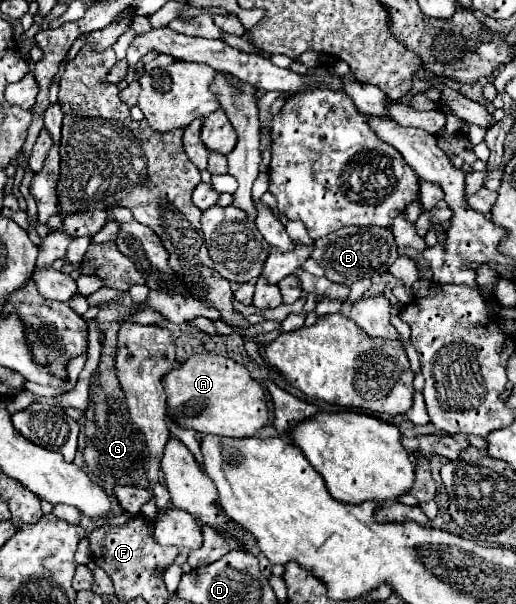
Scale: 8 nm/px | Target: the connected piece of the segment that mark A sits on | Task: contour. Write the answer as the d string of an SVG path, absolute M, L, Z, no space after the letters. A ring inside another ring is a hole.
M195 354L179 368L165 376L167 412L183 428L203 434L217 434L229 438L257 436L269 422L269 408L265 390L249 376L249 370L231 358L217 354Z

